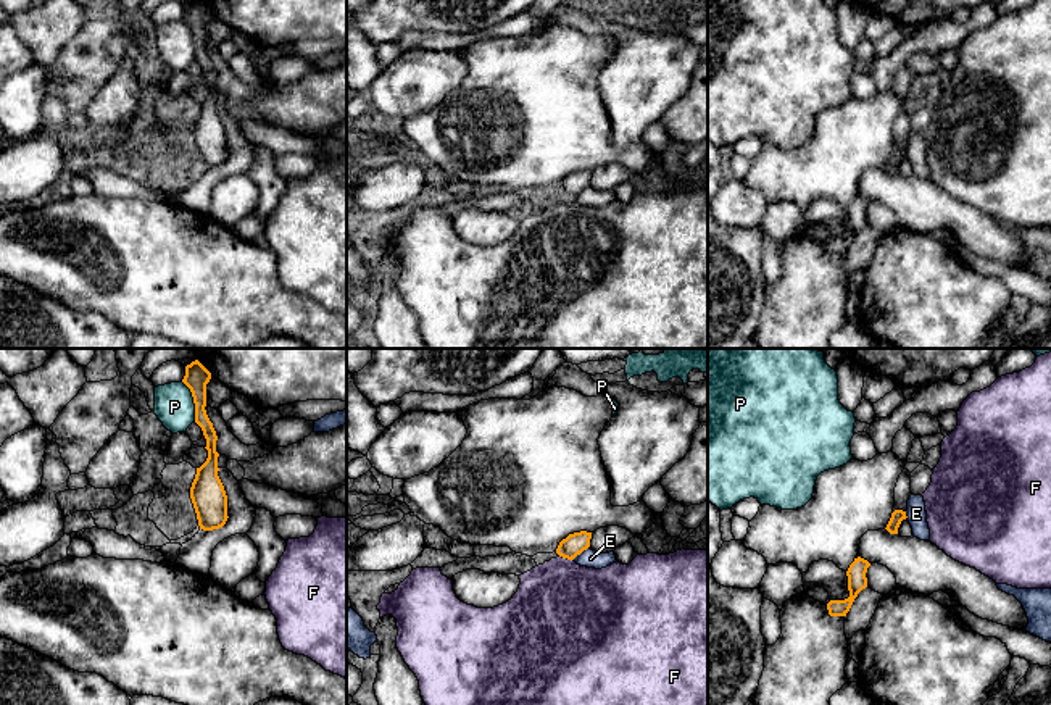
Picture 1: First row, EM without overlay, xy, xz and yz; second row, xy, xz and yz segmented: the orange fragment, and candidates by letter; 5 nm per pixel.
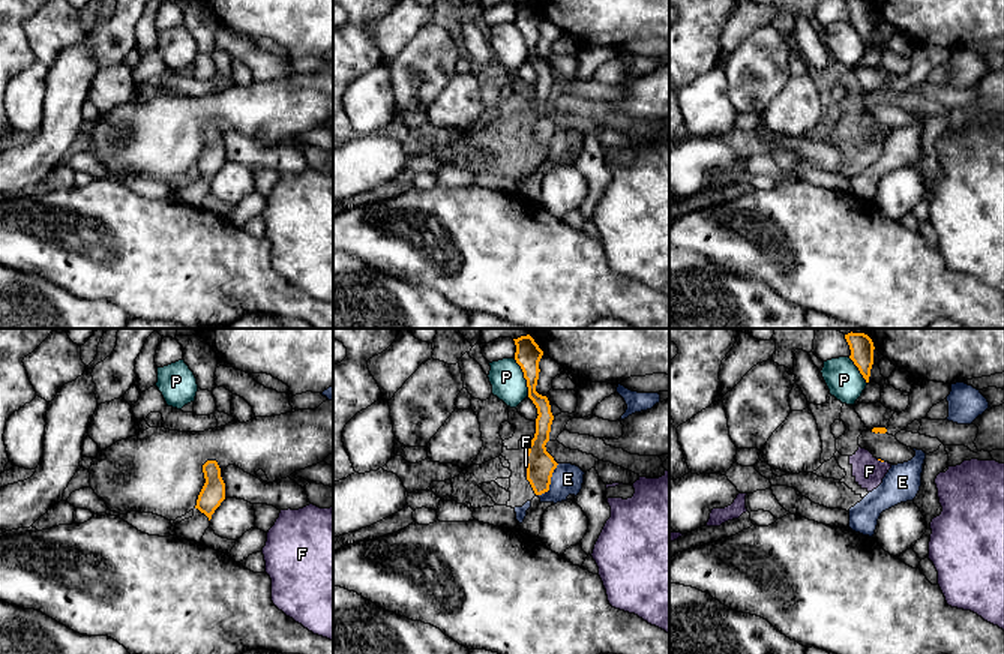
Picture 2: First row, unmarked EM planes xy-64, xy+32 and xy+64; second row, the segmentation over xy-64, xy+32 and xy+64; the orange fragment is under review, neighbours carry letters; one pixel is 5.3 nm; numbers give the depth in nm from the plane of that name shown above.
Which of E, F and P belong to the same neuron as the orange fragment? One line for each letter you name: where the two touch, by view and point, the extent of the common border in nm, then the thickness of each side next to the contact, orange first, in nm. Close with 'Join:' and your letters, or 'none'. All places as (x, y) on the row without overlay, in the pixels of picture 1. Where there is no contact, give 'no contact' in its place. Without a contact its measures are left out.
Join: none

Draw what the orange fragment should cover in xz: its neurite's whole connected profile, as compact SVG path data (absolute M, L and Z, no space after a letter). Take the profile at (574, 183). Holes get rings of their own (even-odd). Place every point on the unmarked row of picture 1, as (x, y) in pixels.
M580 169L569 173L563 177L556 187L556 192L563 197L574 198L584 189L590 186L592 171Z

